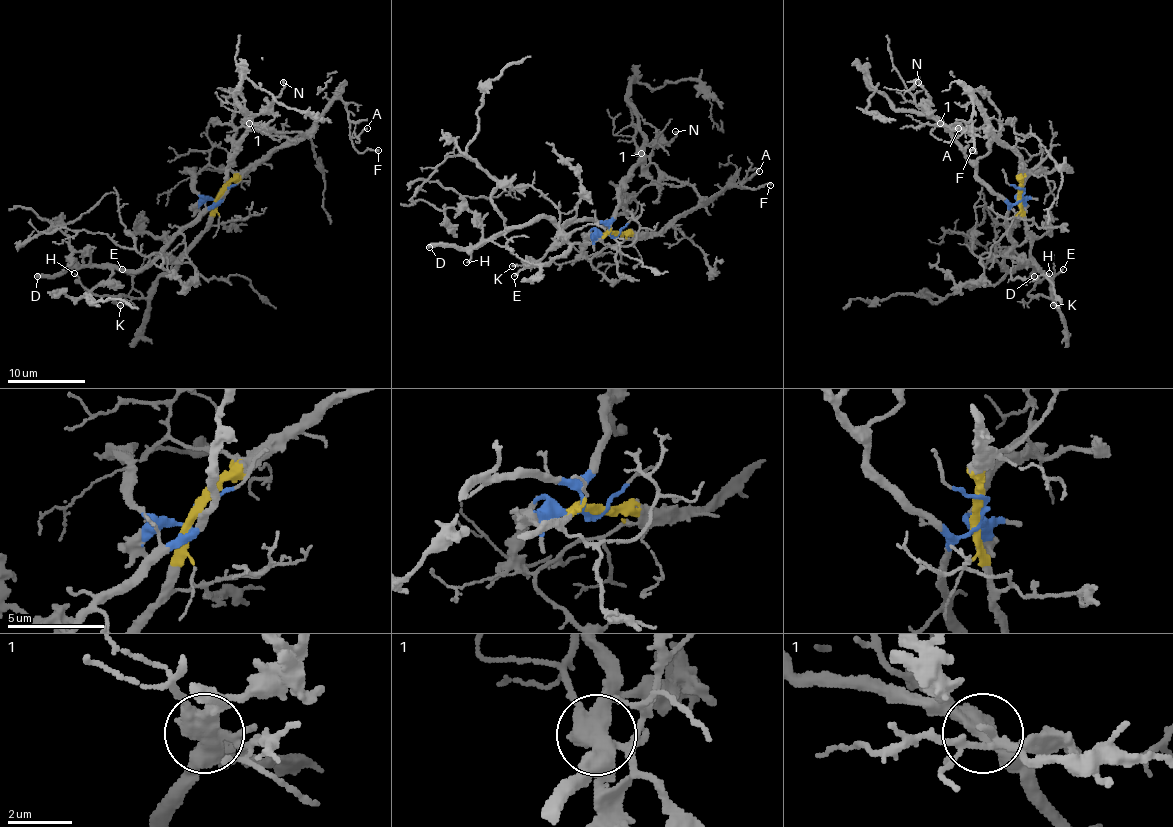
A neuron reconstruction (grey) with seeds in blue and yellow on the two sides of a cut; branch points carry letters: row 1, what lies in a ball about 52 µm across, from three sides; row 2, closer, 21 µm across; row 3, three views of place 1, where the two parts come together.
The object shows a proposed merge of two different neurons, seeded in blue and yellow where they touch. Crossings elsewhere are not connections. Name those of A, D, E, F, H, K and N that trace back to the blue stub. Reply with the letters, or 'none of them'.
D, N

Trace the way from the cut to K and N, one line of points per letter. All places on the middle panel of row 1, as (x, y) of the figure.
K: (612, 233), (597, 237), (591, 243), (573, 243), (550, 261), (539, 264), (511, 266)
N: (612, 233), (608, 220), (618, 206), (618, 189), (641, 150), (647, 144), (668, 142), (676, 135), (674, 131)

